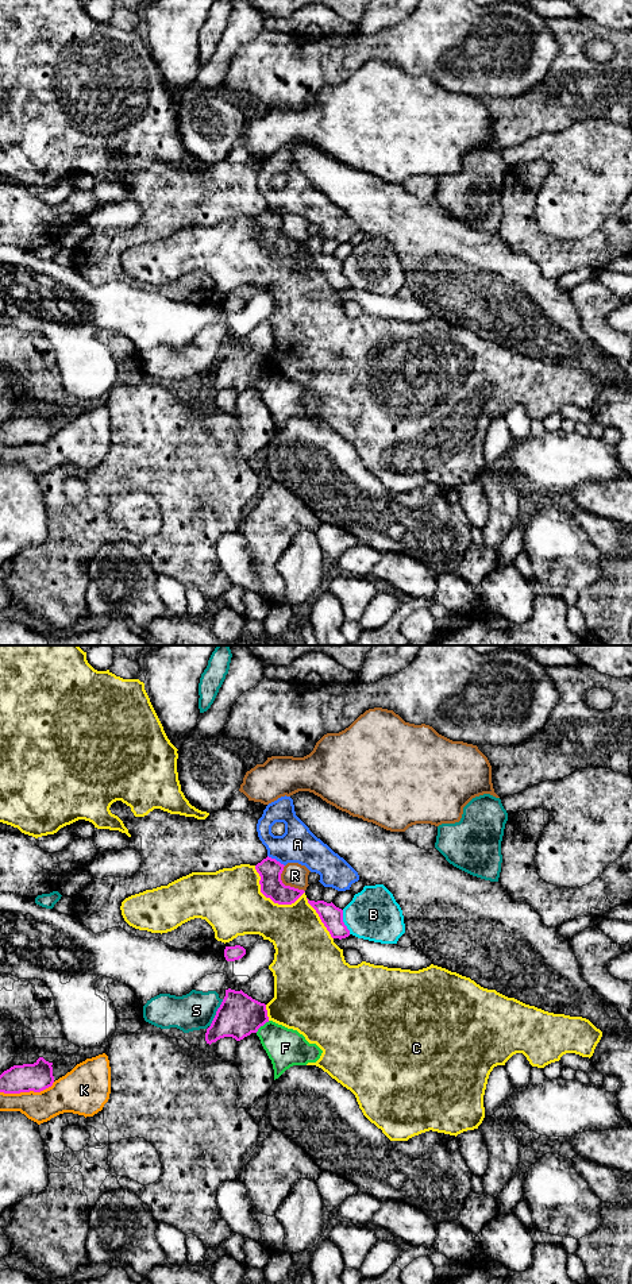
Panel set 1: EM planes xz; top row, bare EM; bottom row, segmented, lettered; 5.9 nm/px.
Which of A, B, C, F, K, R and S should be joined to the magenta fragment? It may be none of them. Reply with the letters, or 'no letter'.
no letter

